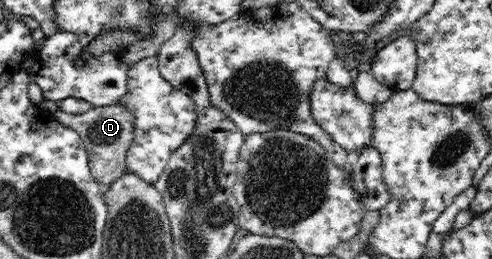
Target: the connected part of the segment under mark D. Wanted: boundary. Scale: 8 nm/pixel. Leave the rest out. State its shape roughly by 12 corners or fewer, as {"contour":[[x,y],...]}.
{"contour":[[122,105],[57,108],[103,187],[126,172],[133,117]]}

